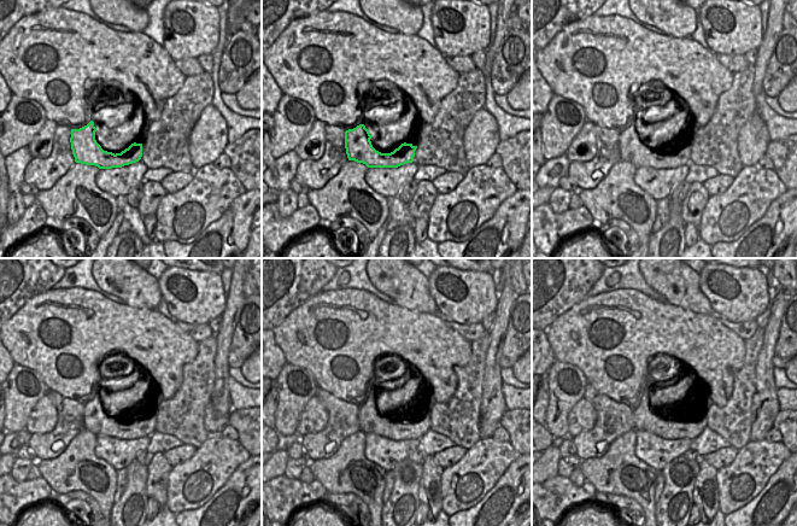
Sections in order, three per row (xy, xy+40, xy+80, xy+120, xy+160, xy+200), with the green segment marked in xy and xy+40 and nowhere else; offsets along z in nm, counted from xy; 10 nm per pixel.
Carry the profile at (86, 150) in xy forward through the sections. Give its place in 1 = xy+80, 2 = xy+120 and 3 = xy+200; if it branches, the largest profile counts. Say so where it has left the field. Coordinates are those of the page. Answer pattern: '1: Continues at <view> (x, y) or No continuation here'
1: Continues at xy+80 (632, 144)
2: Continues at xy+120 (97, 420)
3: Continues at xy+200 (646, 418)

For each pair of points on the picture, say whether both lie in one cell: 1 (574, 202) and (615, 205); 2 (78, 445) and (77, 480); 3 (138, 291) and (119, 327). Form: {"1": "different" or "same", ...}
{"1": "different", "2": "same", "3": "different"}

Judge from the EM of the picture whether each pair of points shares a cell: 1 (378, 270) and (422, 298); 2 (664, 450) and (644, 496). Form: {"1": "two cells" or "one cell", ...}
{"1": "one cell", "2": "two cells"}

